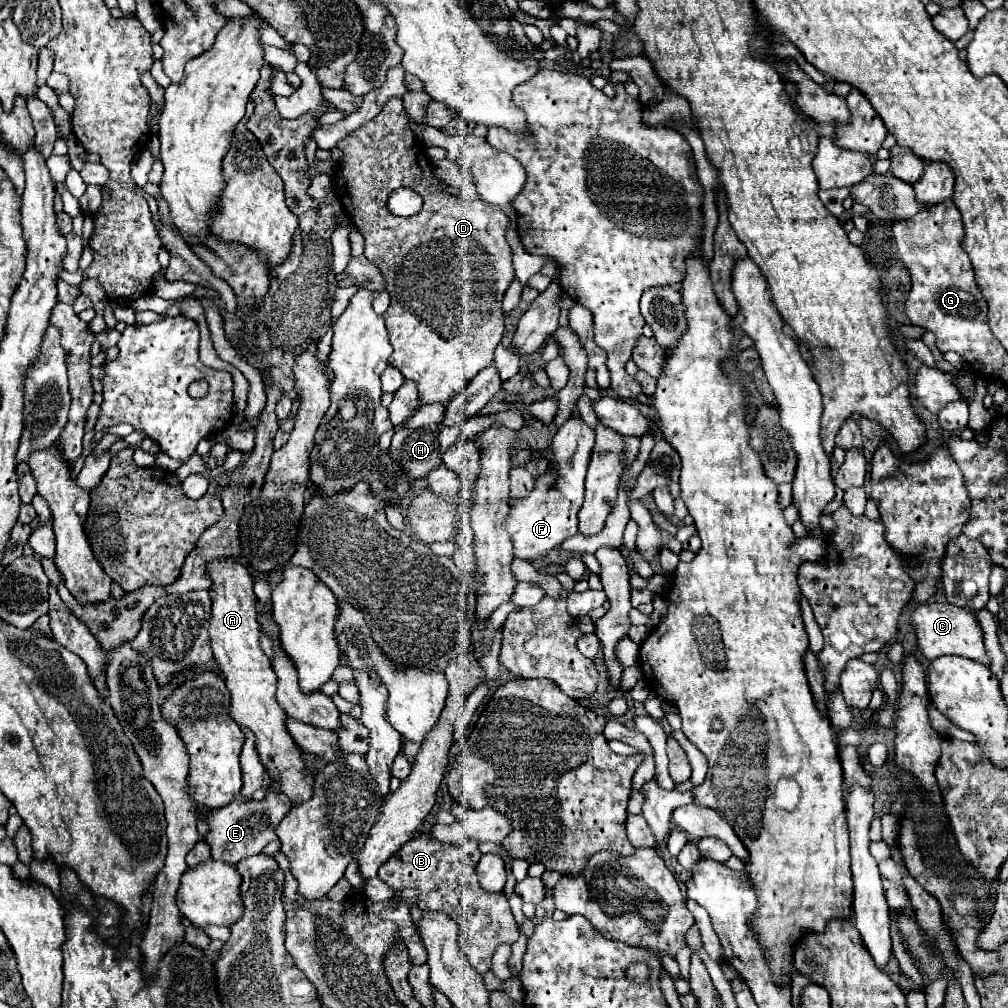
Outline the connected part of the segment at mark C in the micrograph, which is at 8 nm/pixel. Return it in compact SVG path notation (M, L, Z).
M929 602L929 604L919 604L913 610L911 622L917 632L919 650L927 660L953 654L953 656L963 656L989 666L989 656L985 654L985 644L981 638L981 626L977 626L977 618L973 612L951 604L943 604L943 602Z

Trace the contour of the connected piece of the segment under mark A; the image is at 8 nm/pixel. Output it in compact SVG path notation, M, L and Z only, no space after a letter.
M213 558L207 562L207 576L211 580L209 596L211 596L211 626L209 626L209 640L211 640L211 650L213 658L217 662L217 668L221 670L227 688L231 692L231 718L251 730L255 734L255 750L259 754L261 764L265 766L269 778L273 782L279 782L275 786L277 792L285 794L295 806L299 802L307 802L313 796L313 782L315 782L315 772L307 770L307 764L301 758L301 748L295 746L293 738L289 736L285 728L285 712L275 700L275 688L277 688L277 678L271 666L271 660L261 652L259 648L259 622L257 622L257 596L253 594L253 578L249 576L247 568L239 564L235 558Z

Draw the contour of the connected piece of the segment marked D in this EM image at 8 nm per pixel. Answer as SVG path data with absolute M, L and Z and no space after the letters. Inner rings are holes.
M391 98L373 120L369 120L361 128L353 130L353 134L349 134L349 138L341 140L337 144L337 148L343 152L343 158L341 158L341 162L339 162L337 170L335 170L335 186L339 190L339 200L341 200L343 208L345 208L345 212L351 216L351 222L355 224L355 228L365 238L365 258L369 258L381 270L381 274L385 274L385 290L391 296L391 304L389 304L387 312L383 314L383 320L385 320L385 326L387 326L387 332L389 332L389 340L391 340L391 346L393 346L393 354L389 358L389 366L397 368L407 380L417 384L417 392L419 392L421 404L433 404L433 402L447 404L455 394L459 394L477 376L479 370L483 370L485 366L489 366L493 362L495 348L501 342L501 336L503 336L503 306L501 306L501 300L503 300L503 294L505 294L507 286L515 278L515 270L513 270L513 264L511 264L511 248L509 248L509 244L505 240L505 228L507 228L509 220L507 220L505 214L501 214L501 210L489 206L487 202L481 202L475 186L457 188L457 192L455 192L449 184L445 184L445 182L441 182L439 178L433 176L431 162L427 160L427 154L425 154L423 146L417 142L415 134L409 128L409 120L405 116L405 108L403 108L403 100L401 98ZM401 186L411 188L411 190L415 190L417 194L423 196L423 210L417 216L399 218L399 216L395 216L395 214L391 214L387 210L389 194L393 190L401 188Z

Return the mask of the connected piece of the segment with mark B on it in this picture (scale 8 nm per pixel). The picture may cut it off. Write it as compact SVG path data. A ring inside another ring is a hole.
M419 832L413 840L405 842L405 846L401 846L381 868L379 868L379 878L391 886L393 890L403 890L403 888L419 888L419 900L417 906L423 912L443 912L447 916L451 916L457 926L459 926L459 938L457 938L457 946L459 950L465 954L467 962L483 976L487 970L491 970L491 958L493 952L499 944L513 944L519 937L519 926L511 914L508 900L503 893L491 894L485 892L479 882L477 882L477 874L475 874L475 866L481 858L481 852L477 848L473 848L475 844L463 846L461 854L457 854L457 844L445 844L445 842L437 842L433 840L431 834Z

